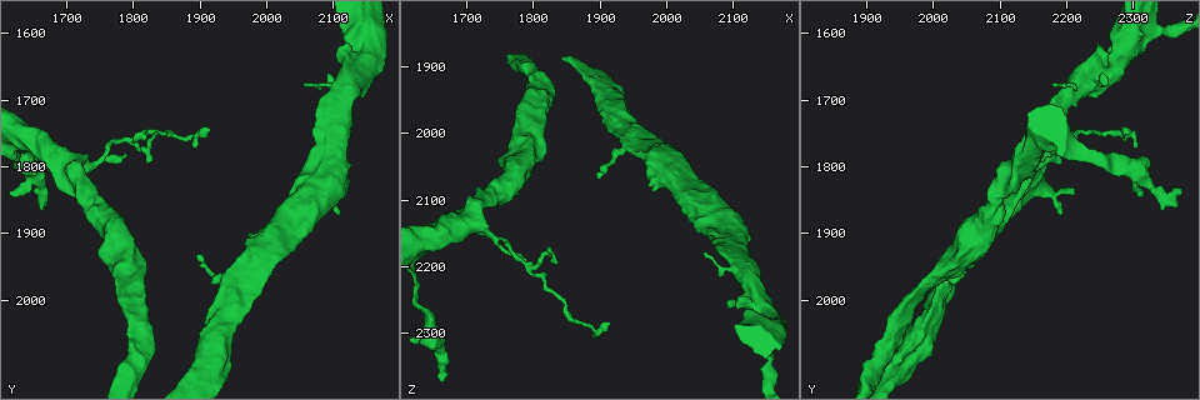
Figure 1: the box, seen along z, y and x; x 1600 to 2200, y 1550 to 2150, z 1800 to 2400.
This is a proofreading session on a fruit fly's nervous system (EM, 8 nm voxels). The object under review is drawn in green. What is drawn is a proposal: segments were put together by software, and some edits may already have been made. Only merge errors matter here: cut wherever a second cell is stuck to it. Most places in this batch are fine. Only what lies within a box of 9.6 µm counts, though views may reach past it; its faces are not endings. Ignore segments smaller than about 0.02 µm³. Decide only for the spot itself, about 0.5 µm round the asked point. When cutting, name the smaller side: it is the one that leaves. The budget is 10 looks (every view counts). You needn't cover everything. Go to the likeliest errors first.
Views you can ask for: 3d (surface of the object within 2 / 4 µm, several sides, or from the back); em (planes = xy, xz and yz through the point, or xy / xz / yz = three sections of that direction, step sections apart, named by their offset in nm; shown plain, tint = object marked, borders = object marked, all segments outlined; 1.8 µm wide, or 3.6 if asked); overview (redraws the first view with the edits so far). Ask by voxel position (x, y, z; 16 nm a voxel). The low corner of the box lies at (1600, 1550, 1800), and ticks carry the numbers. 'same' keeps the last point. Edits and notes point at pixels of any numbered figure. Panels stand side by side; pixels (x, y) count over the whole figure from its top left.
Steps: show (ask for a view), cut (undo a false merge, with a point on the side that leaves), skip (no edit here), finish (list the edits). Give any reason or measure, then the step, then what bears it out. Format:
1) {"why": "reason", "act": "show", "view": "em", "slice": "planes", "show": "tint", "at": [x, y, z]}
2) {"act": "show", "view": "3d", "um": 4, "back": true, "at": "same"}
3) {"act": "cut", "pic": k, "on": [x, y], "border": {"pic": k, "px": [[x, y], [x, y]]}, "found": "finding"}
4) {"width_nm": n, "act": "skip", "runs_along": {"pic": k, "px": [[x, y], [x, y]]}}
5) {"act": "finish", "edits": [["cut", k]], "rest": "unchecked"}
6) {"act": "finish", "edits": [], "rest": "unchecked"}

{"why": "thick turns thin", "act": "show", "view": "3d", "um": 4, "at": [1745, 1795, 2155]}

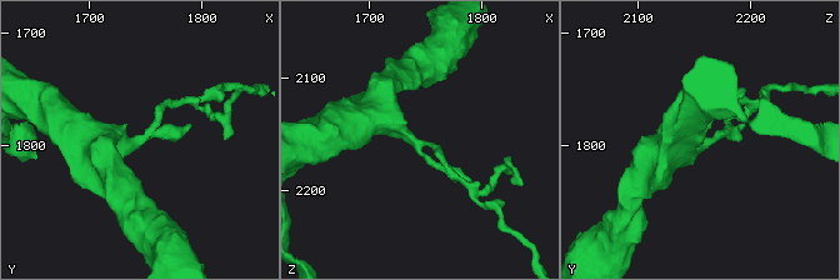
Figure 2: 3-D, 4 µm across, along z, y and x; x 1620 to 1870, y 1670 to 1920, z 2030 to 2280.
{"why": "shape alone is not enough", "act": "show", "view": "em", "slice": "yz", "step": 16, "show": "tint", "at": [1748, 1794, 2160]}

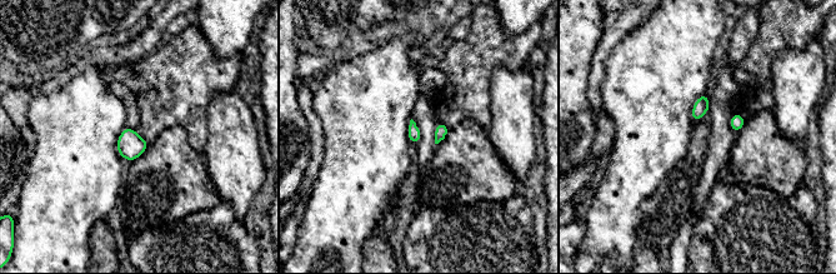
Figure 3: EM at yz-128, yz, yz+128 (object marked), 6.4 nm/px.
{"act": "skip", "found": "one cell here"}

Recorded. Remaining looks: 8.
{"why": "side arm on a straight run", "act": "show", "view": "3d", "um": 2, "at": [1800, 1980, 1985]}

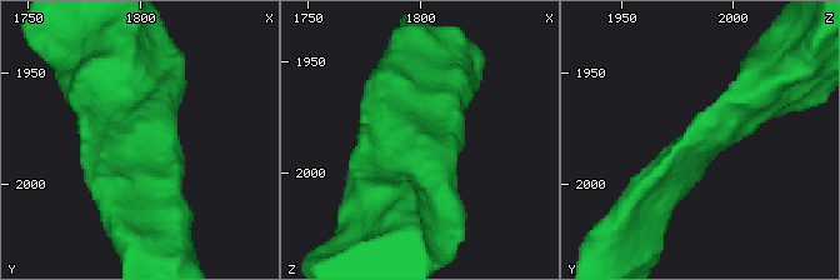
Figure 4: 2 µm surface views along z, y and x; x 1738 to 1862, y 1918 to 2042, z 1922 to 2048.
{"act": "show", "view": "em", "slice": "yz", "step": 4, "show": "tint", "at": [1802, 1981, 1988]}

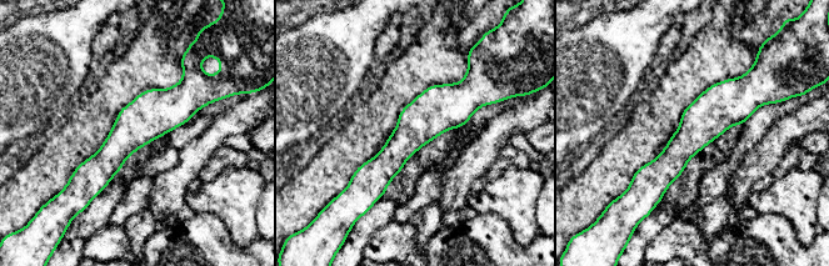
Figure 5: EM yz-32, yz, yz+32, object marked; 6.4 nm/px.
{"width_nm": 280, "act": "skip", "runs_along": {"pic": 5, "px": [[191, 84], [79, 181]]}, "found": "one cell here"}

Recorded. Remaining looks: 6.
{"why": "thick turns thin", "act": "show", "view": "em", "um": 3.6, "slice": "yz", "step": 8, "show": "tint", "at": [2110, 1830, 2165]}

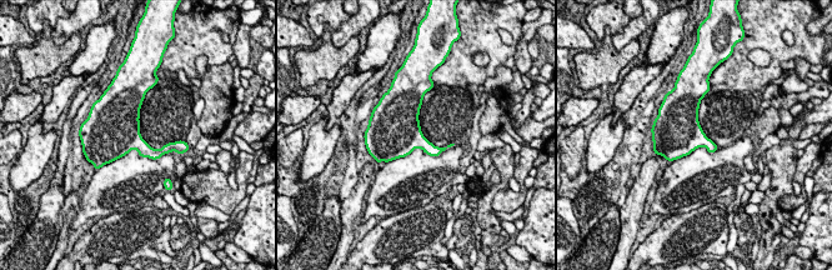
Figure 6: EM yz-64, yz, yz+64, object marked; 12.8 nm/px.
{"act": "show", "view": "em", "um": 3.6, "slice": "planes", "show": "borders", "at": "same"}

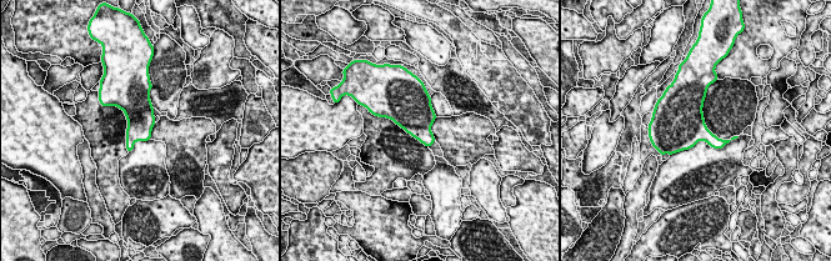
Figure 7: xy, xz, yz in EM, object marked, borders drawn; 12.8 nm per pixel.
{"act": "skip", "found": "continuous, no second cell"}

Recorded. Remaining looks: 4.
{"why": "three arms meet", "act": "show", "view": "3d", "um": 4, "at": [2120, 1685, 2205]}

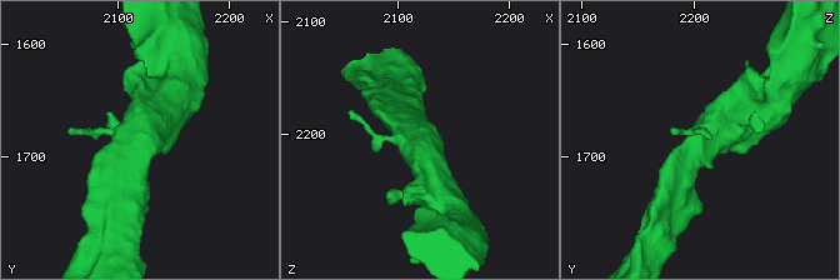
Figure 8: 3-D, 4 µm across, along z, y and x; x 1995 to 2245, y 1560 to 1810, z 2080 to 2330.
{"why": "shape alone is not enough", "act": "show", "view": "em", "slice": "planes", "show": "borders", "at": [2120, 1686, 2210]}

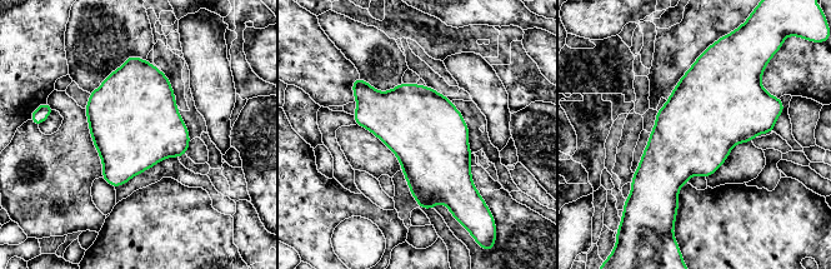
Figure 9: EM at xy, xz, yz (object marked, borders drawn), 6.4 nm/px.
{"act": "skip", "found": "one cell here"}

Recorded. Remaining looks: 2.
{"act": "finish", "edits": [], "rest": "unchecked"}

